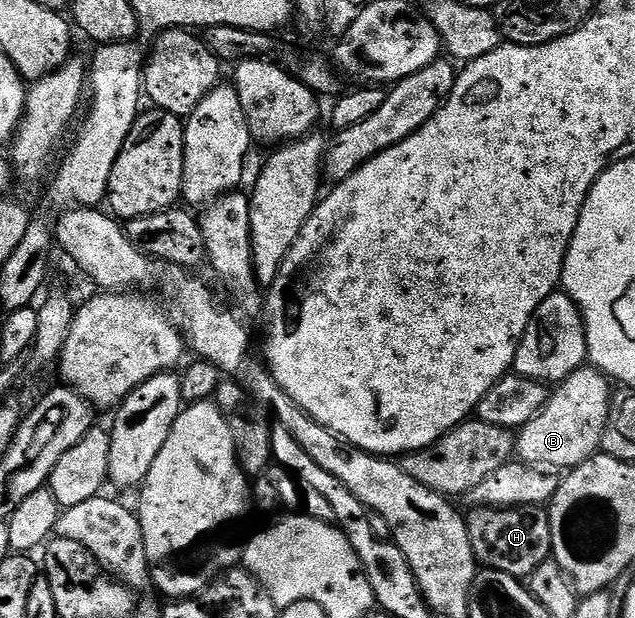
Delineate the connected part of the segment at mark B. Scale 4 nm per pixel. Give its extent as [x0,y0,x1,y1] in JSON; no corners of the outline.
[517,364,612,472]

